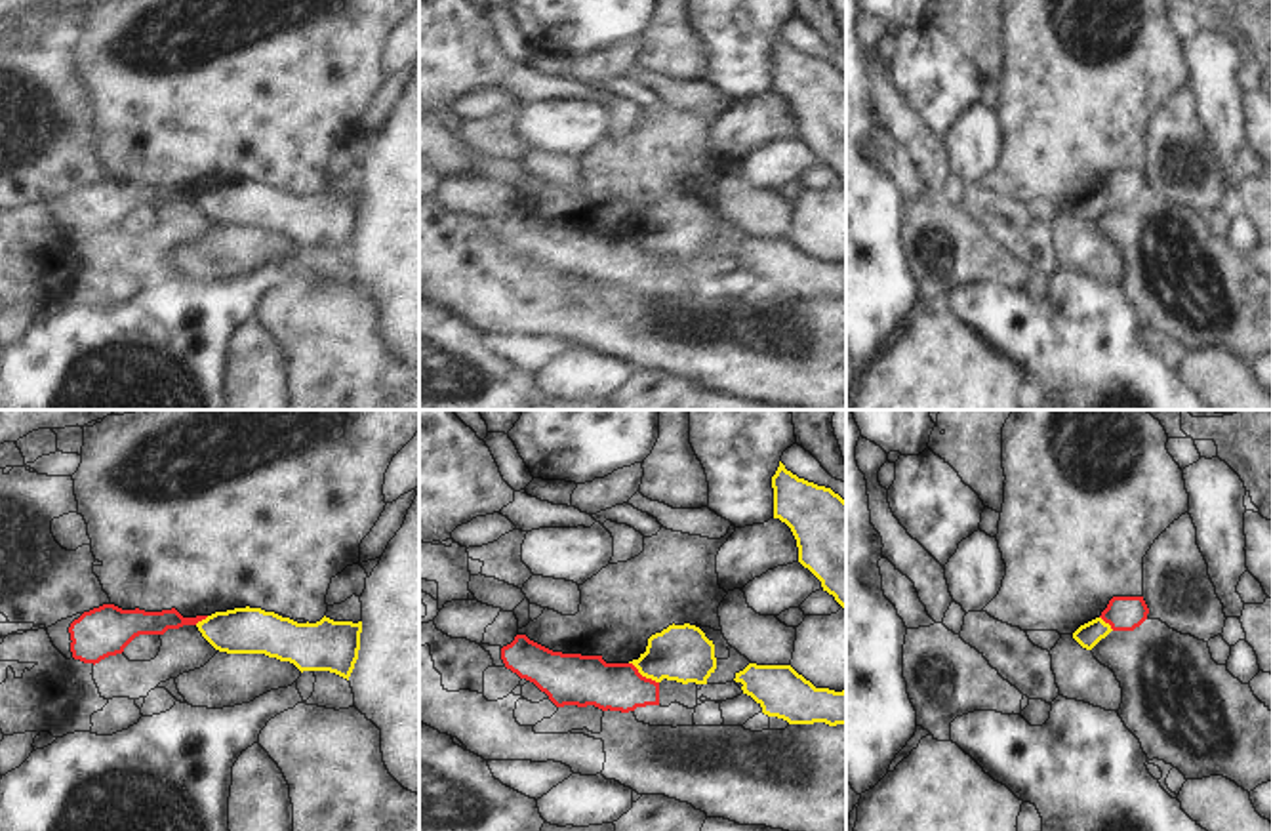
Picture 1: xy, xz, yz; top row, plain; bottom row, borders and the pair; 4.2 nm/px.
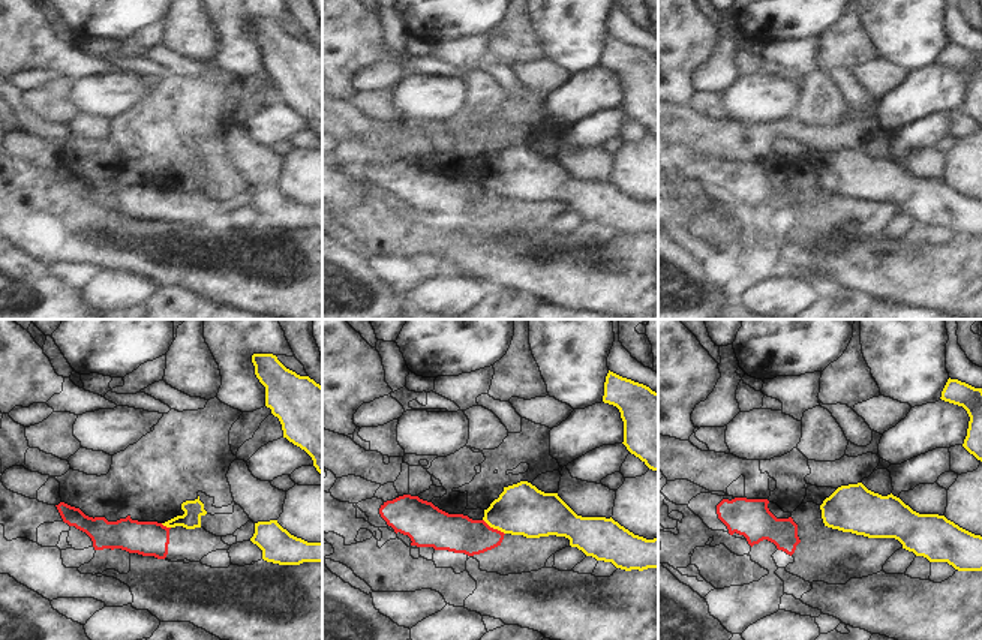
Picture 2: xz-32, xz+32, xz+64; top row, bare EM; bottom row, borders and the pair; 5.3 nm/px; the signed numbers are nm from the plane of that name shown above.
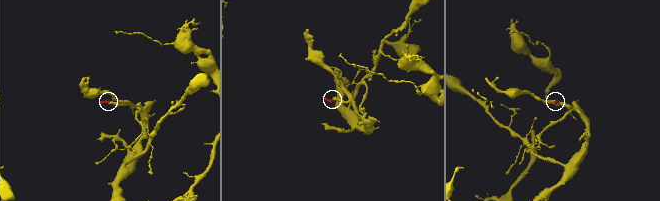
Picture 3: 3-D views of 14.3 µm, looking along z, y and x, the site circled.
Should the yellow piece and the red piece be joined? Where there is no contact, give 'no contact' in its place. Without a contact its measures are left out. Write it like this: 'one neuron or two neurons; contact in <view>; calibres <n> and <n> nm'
two neurons; contact in xz; calibres 240 and 200 nm

